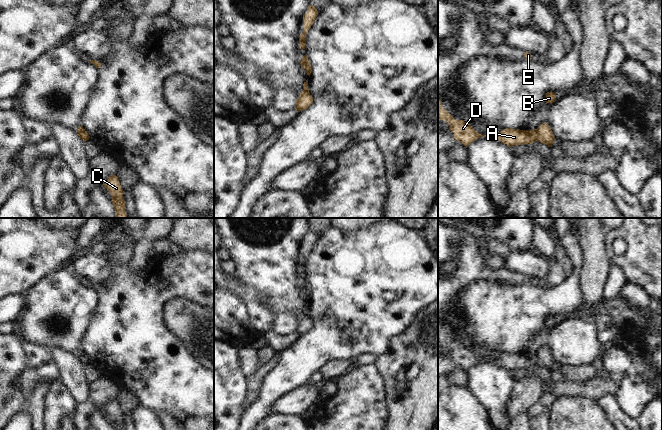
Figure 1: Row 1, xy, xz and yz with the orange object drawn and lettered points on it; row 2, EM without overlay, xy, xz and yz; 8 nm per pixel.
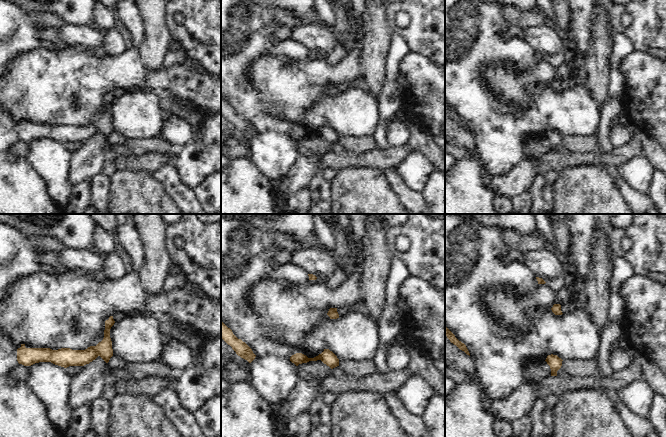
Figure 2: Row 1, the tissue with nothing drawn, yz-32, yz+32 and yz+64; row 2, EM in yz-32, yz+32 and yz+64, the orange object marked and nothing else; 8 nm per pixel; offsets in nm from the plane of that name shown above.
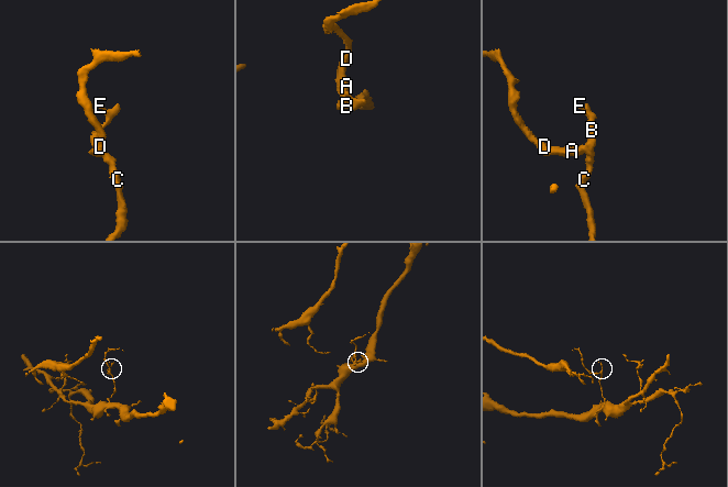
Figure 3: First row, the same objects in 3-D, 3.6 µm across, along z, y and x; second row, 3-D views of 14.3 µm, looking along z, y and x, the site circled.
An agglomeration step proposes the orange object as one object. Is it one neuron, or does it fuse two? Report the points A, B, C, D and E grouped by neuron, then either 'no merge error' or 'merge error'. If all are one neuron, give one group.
groups A D / B C E; merge error

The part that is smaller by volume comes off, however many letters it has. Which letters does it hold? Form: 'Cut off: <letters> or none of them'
Cut off: A, D.

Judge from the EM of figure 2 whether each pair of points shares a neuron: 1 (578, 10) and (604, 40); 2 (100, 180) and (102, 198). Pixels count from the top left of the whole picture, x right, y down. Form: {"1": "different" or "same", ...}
{"1": "different", "2": "same"}

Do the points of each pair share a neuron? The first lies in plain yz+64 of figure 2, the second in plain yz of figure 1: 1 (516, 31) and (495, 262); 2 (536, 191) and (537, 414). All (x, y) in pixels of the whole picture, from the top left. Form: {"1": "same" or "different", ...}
{"1": "same", "2": "same"}

